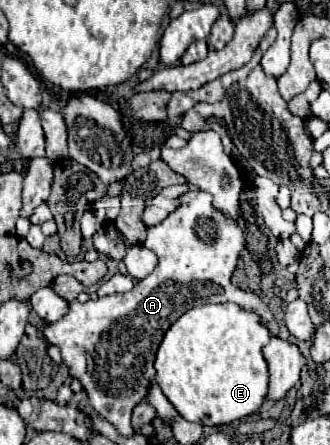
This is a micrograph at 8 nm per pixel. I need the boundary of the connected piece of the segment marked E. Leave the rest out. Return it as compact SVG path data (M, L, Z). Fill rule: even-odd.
M234 302L206 304L182 314L166 332L156 352L156 382L178 410L178 414L190 422L204 426L228 424L252 416L262 406L268 392L268 364L264 362L262 348L270 342L272 334L256 312L244 310Z

